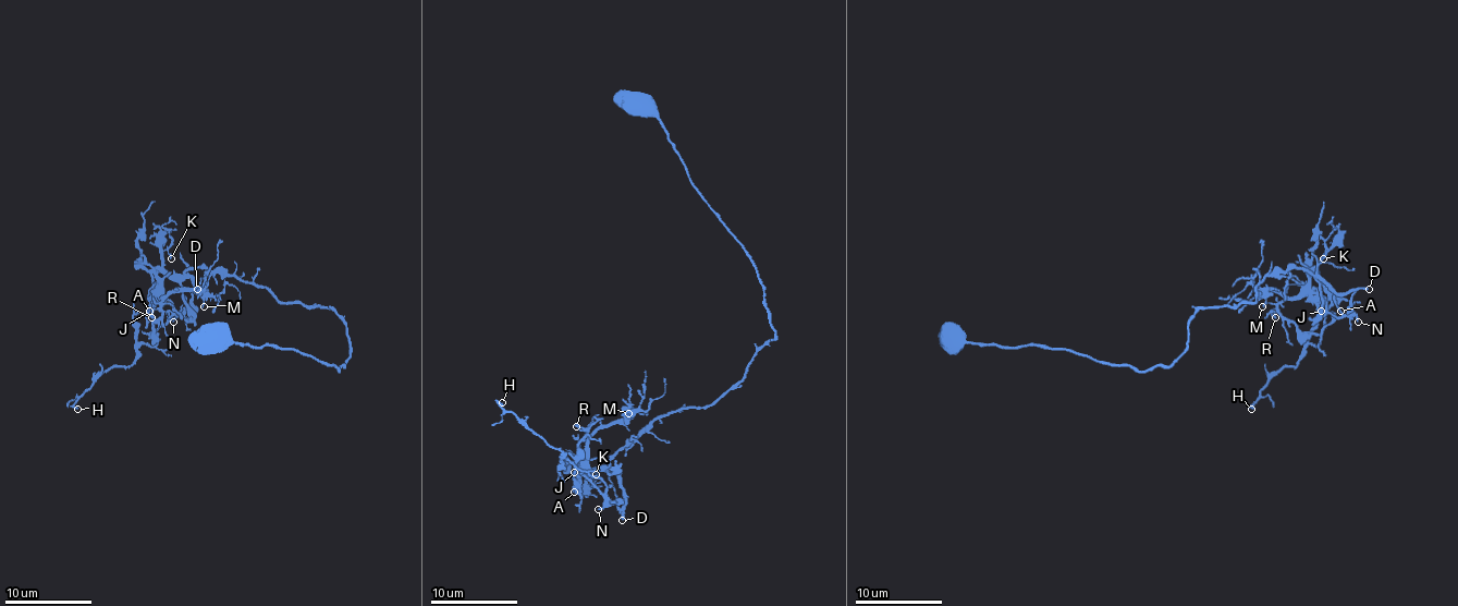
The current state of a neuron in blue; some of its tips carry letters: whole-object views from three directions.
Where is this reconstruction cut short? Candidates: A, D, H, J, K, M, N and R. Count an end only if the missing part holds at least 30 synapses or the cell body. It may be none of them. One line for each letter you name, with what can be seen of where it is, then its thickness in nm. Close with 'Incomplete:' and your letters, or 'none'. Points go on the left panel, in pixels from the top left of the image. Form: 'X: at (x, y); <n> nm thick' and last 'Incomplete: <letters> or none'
D: at (197, 289); 240 nm thick
Incomplete: D

